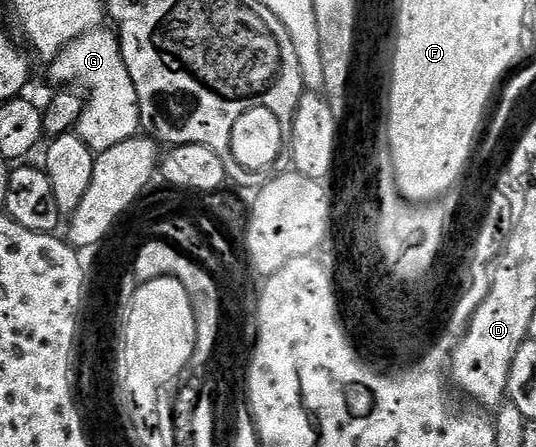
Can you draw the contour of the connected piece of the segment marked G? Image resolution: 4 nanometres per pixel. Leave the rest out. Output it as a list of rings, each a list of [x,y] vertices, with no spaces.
[[[98,28],[79,36],[48,63],[49,74],[58,82],[58,87],[74,86],[87,95],[85,107],[77,116],[75,133],[84,140],[87,148],[93,150],[94,155],[107,152],[107,148],[115,148],[115,144],[123,144],[123,140],[138,137],[141,130],[135,80],[131,80],[131,72],[127,72],[127,64],[123,64],[116,33],[105,29]]]

